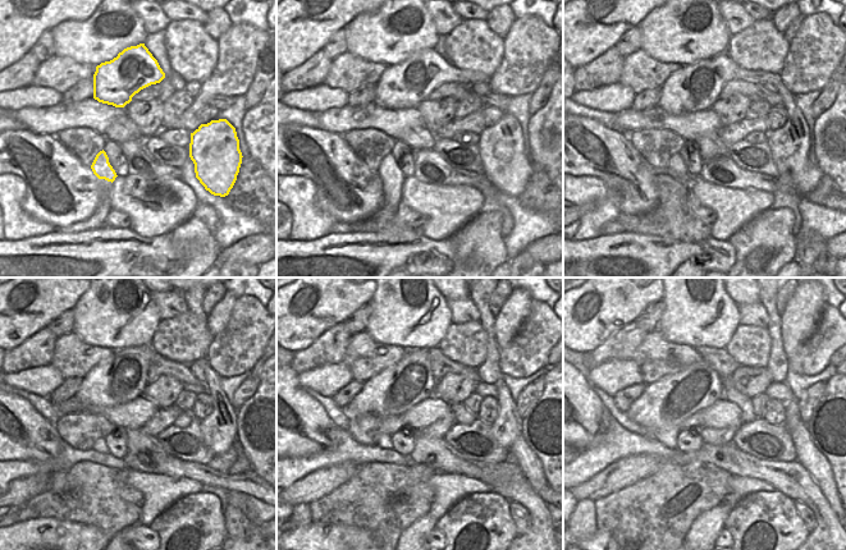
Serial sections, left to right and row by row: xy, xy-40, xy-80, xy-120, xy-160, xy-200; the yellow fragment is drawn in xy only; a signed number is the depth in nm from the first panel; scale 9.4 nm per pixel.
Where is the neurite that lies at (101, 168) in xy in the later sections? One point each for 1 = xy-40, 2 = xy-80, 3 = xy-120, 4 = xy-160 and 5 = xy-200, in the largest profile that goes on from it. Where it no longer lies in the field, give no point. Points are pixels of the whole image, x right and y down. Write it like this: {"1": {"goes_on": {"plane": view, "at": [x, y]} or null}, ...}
{"1": {"goes_on": {"plane": "xy-40", "at": [388, 169]}}, "2": {"goes_on": {"plane": "xy-80", "at": [676, 165]}}, "3": {"goes_on": {"plane": "xy-120", "at": [100, 445]}}, "4": {"goes_on": {"plane": "xy-160", "at": [384, 441]}}, "5": {"goes_on": {"plane": "xy-200", "at": [666, 404]}}}

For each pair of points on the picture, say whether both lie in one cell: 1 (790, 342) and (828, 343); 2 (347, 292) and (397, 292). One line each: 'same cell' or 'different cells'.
1: different cells
2: different cells

